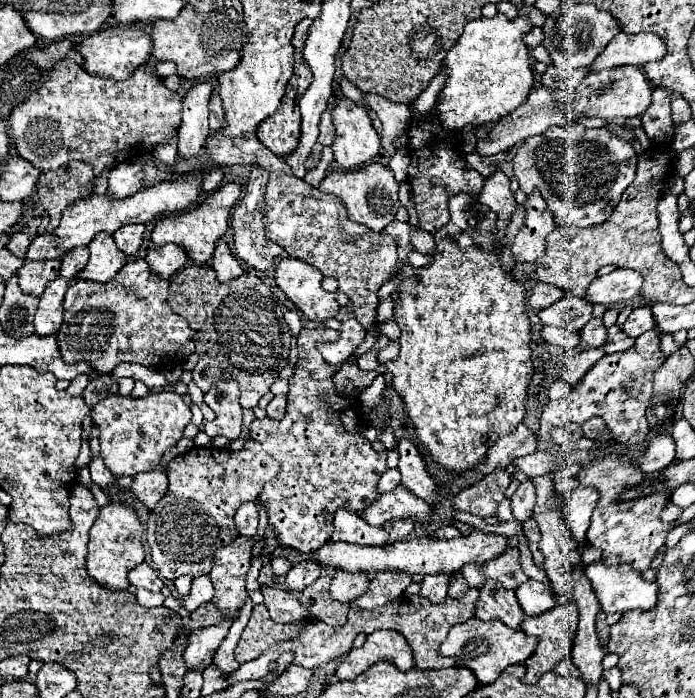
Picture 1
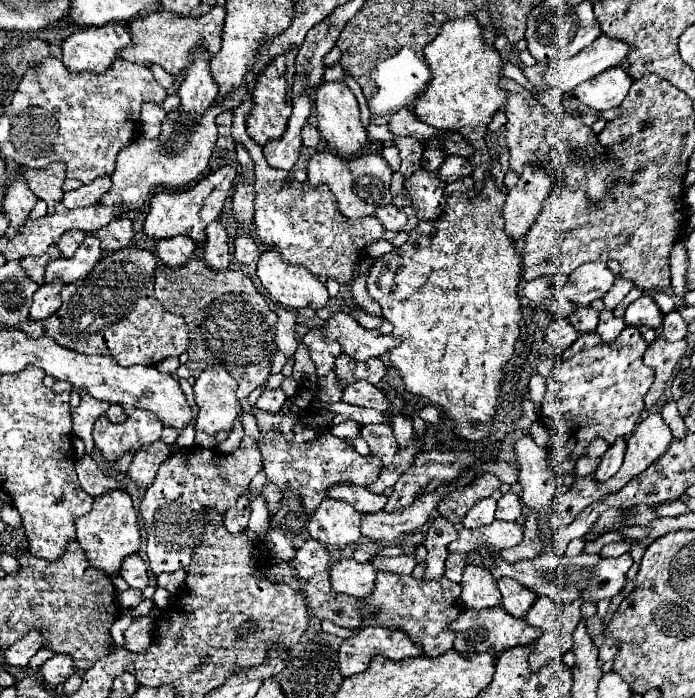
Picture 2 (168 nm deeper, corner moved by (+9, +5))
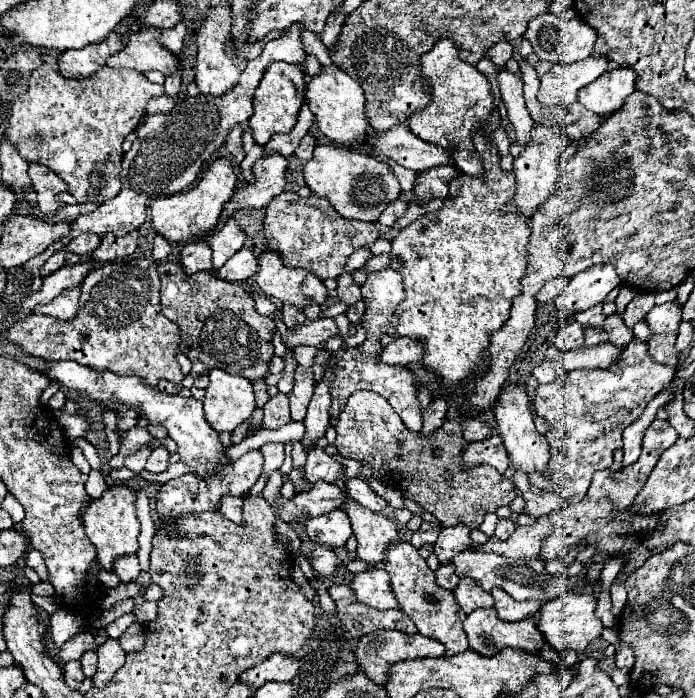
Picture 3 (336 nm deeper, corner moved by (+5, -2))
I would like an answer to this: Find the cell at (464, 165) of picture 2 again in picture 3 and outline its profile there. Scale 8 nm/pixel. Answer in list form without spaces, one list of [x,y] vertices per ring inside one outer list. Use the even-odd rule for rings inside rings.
[[[438,165],[428,171],[418,173],[416,183],[414,183],[414,191],[412,191],[416,195],[416,201],[420,205],[430,203],[432,199],[442,201],[448,195],[448,183],[456,175],[458,175],[458,171],[452,165]]]

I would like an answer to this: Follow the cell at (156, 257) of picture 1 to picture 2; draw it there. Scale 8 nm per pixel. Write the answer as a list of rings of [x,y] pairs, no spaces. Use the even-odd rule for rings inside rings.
[[[174,236],[166,240],[158,240],[154,254],[166,266],[180,266],[190,260],[194,250],[196,246],[192,244],[192,240],[188,240],[188,236]]]

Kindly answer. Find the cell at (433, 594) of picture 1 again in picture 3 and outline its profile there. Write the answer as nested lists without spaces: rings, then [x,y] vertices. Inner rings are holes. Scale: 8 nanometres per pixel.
[[[458,523],[454,527],[442,527],[438,541],[434,543],[434,553],[438,555],[440,563],[450,563],[454,555],[466,551],[472,547],[470,531],[464,523]]]

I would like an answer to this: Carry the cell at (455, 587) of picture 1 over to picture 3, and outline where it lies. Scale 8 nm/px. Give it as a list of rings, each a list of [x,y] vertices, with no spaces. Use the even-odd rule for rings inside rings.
[[[448,563],[448,565],[440,565],[436,571],[434,571],[434,575],[436,575],[436,583],[442,587],[442,589],[448,589],[448,591],[452,591],[456,585],[458,585],[458,581],[460,581],[460,577],[454,573],[454,569],[456,567],[452,567],[452,563]]]

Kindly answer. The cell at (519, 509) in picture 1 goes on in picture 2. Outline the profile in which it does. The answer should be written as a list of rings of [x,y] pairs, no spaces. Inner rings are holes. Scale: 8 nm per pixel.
[[[506,492],[506,494],[498,500],[496,518],[498,518],[498,520],[506,520],[506,522],[516,522],[520,516],[522,516],[520,496],[514,494],[514,492]]]

